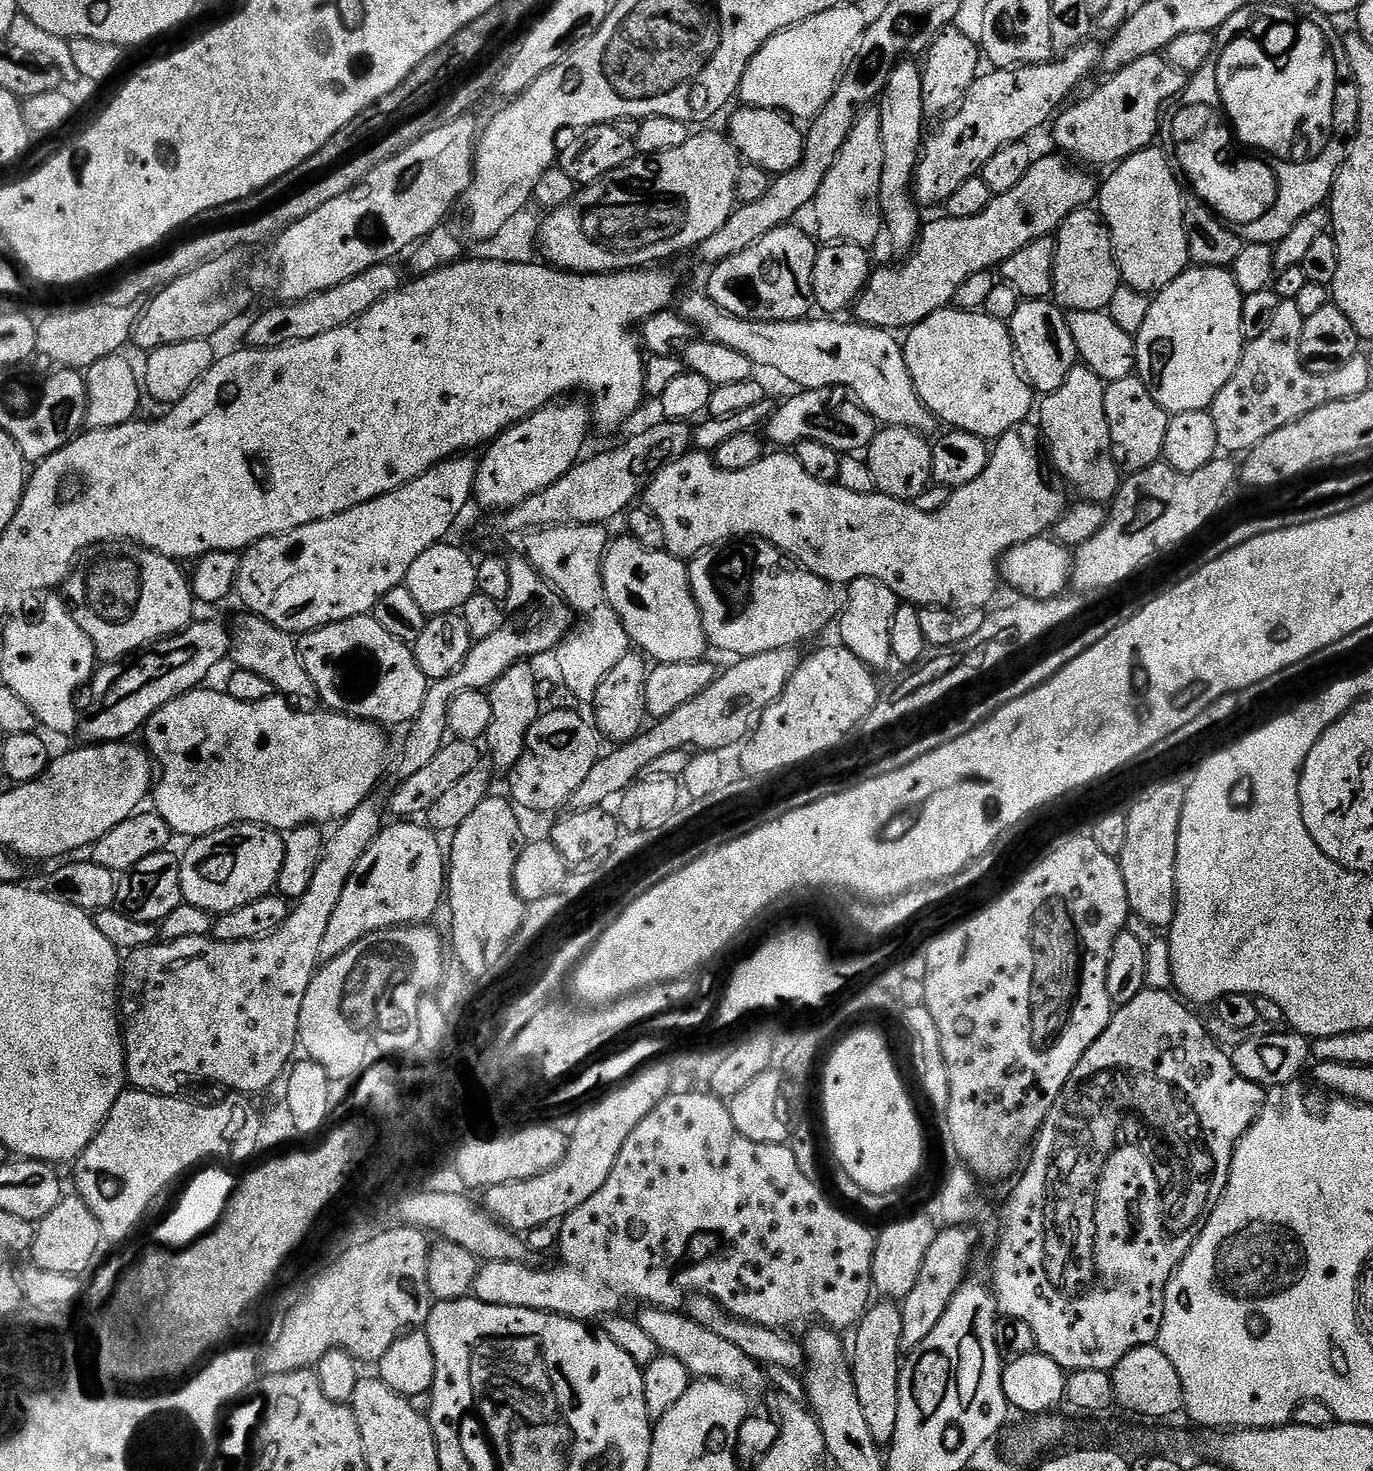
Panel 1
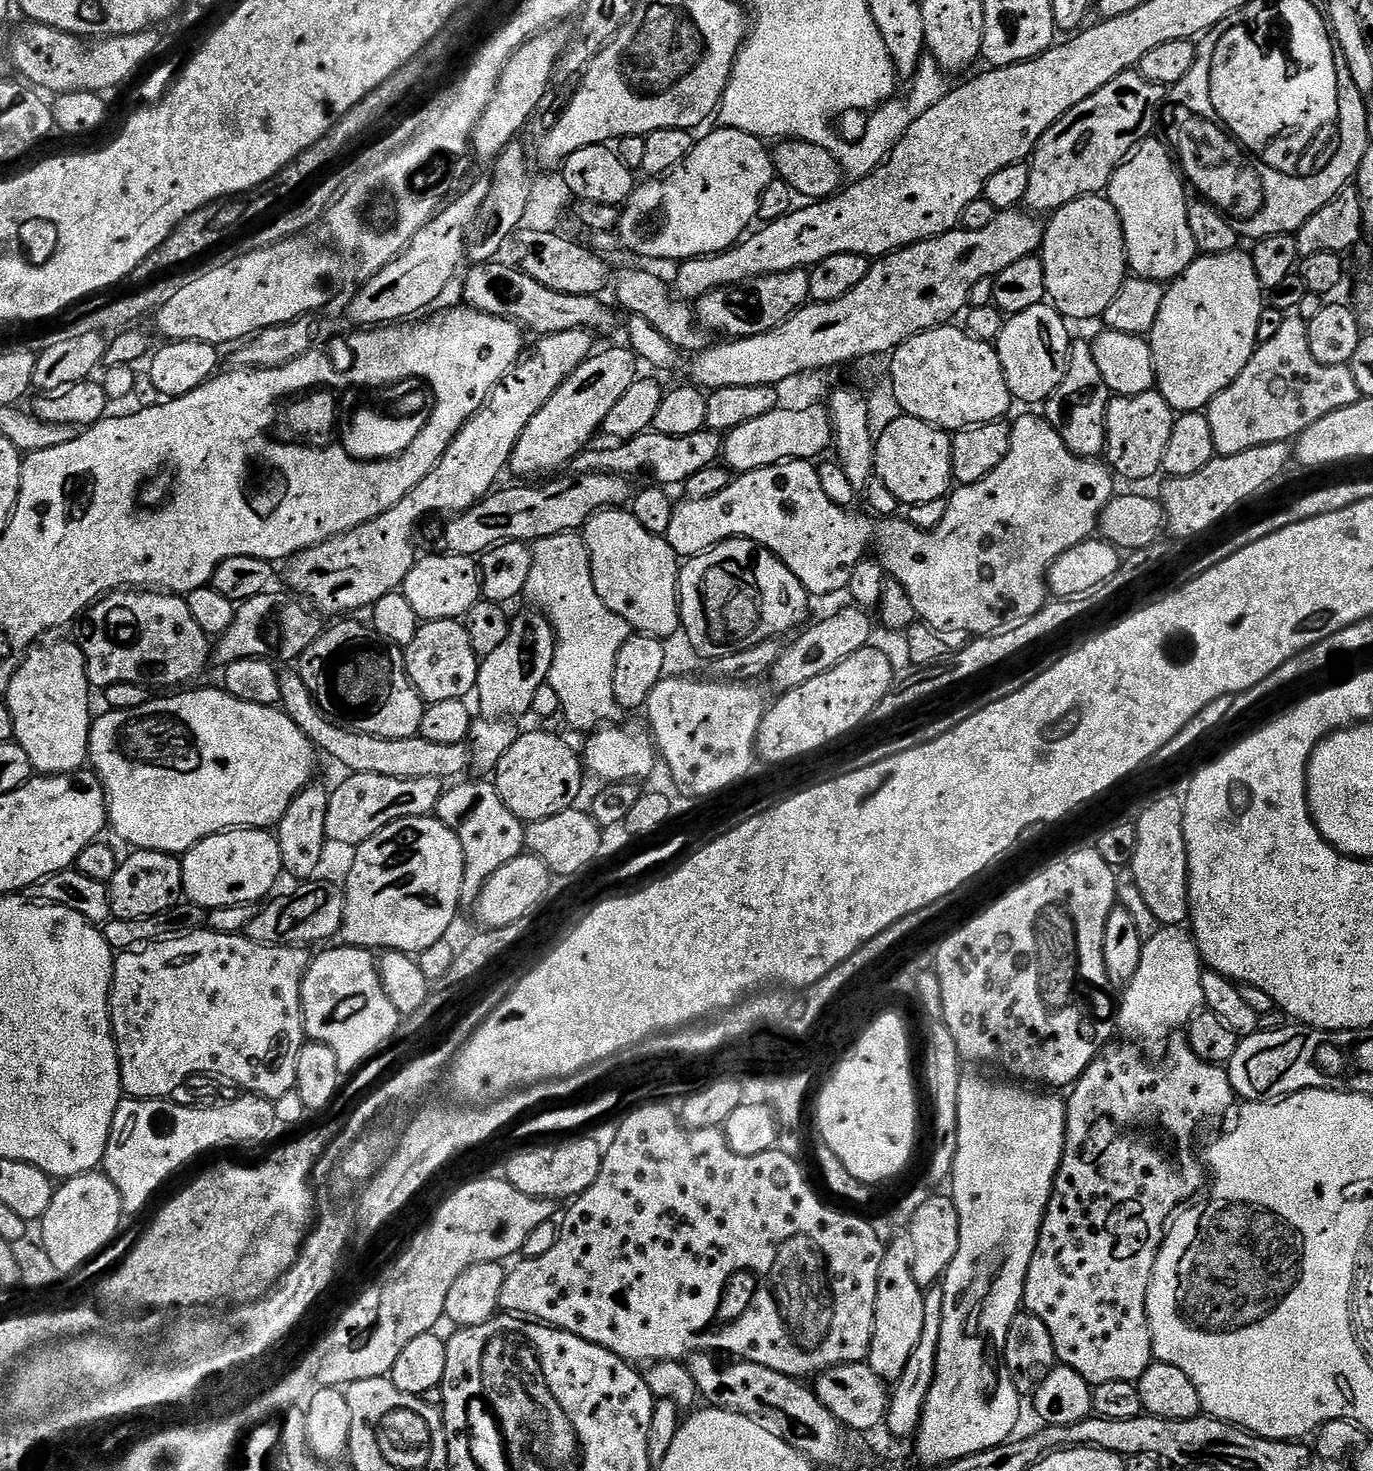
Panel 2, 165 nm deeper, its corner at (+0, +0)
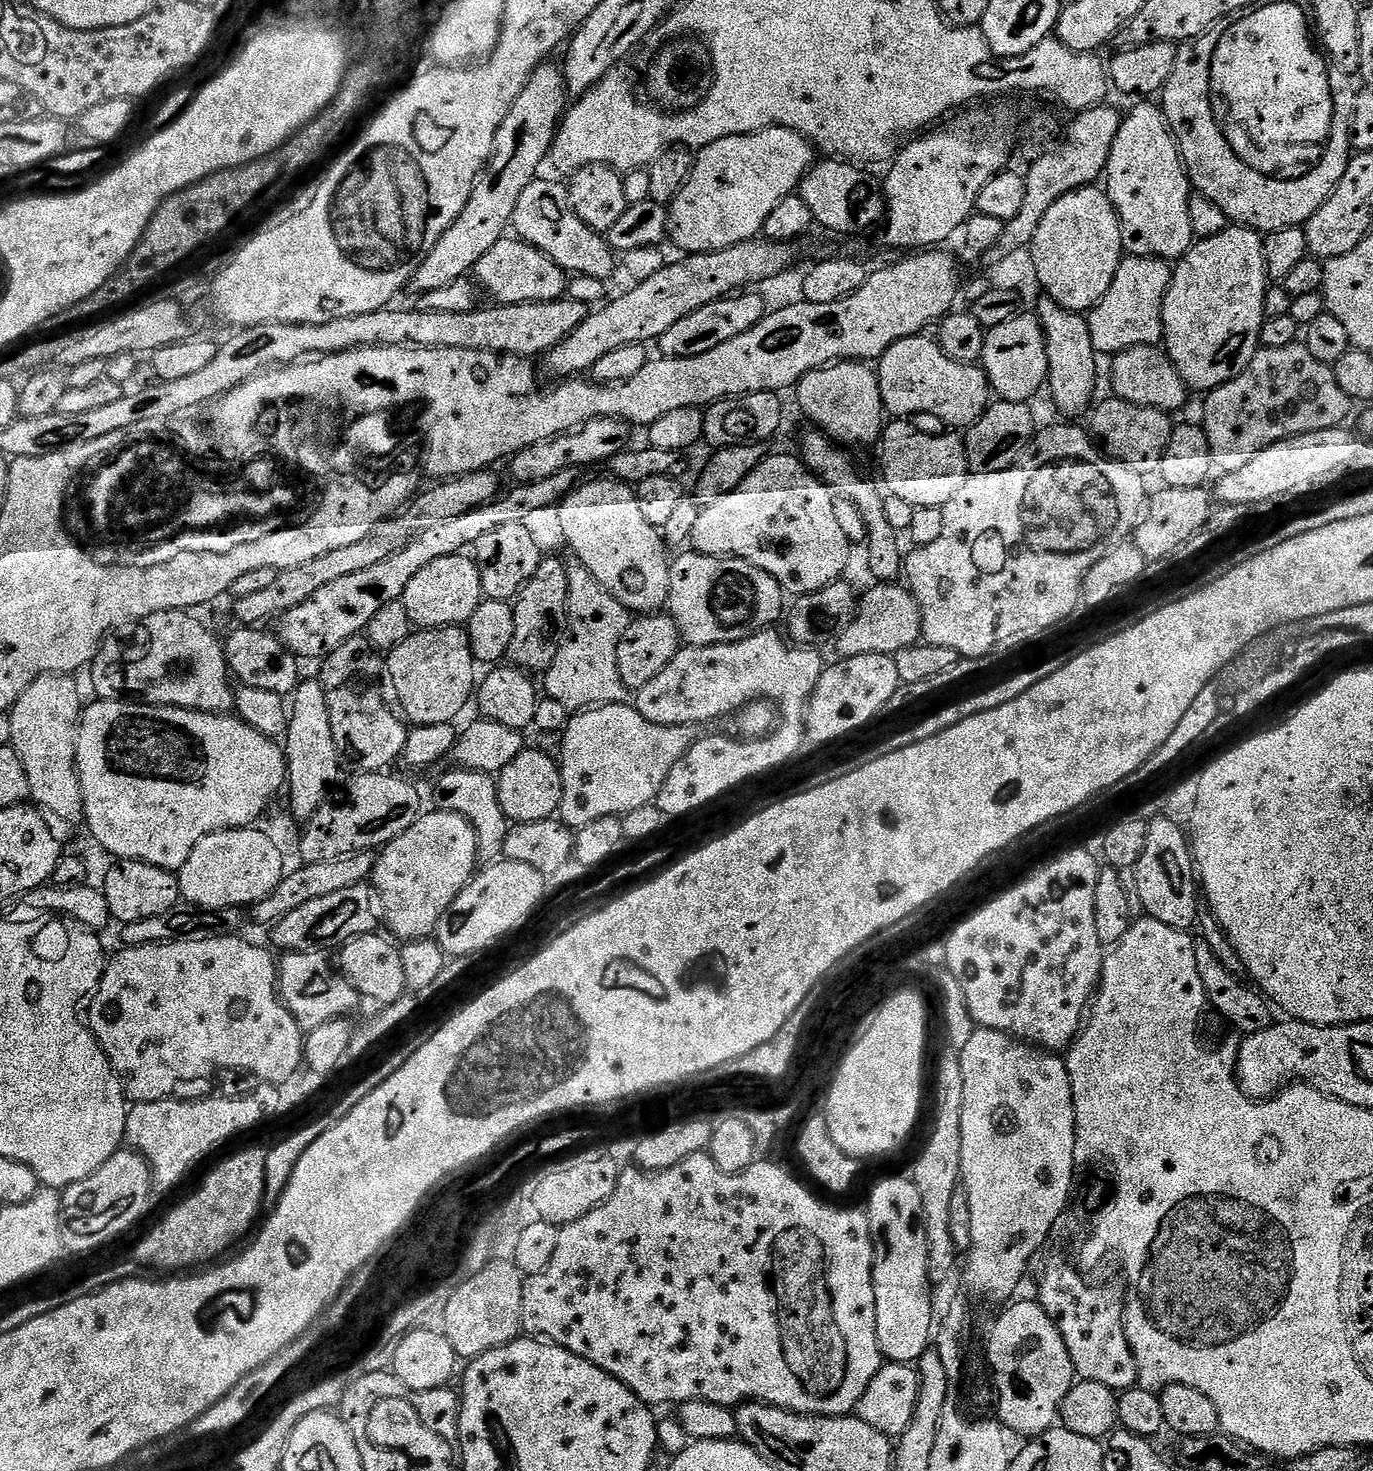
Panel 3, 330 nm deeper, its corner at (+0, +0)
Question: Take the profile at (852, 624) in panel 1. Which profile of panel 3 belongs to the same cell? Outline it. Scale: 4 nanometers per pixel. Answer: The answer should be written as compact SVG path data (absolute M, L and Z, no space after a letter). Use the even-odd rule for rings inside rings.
M837 362L834 364L827 365L822 368L816 368L813 372L807 372L804 377L801 378L799 384L795 385L794 393L796 392L796 400L800 403L800 408L813 420L815 427L819 431L823 432L825 436L829 436L832 440L836 441L841 446L852 446L848 444L872 444L875 445L879 441L880 437L883 436L886 427L886 413L884 411L884 403L882 402L882 394L880 393L880 378L875 371L872 372L867 363L864 362Z

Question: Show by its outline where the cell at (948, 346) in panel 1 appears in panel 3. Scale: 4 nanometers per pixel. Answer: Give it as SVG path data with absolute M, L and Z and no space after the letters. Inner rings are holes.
M928 334L894 342L878 361L878 375L884 411L892 418L912 418L915 412L925 412L949 424L952 427L949 429L964 430L985 412L990 403L990 385L983 367L950 359Z

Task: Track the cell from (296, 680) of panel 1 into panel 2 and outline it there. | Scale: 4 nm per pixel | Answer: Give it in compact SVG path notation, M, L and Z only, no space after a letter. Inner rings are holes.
M286 670L280 672L282 694L280 704L288 717L295 722L298 730L306 734L308 739L321 753L324 752L332 760L337 760L349 773L382 774L386 778L402 778L417 780L418 778L434 778L441 782L452 782L465 771L469 771L472 763L472 749L467 743L445 746L442 742L430 742L419 734L410 738L378 738L361 732L351 732L325 716L324 711L316 704L316 697L300 677L299 671Z

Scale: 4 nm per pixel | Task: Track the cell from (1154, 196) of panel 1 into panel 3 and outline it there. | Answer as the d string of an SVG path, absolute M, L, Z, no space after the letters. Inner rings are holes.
M1136 102L1121 119L1118 138L1110 150L1106 191L1116 207L1122 230L1122 246L1130 256L1153 256L1175 262L1194 243L1190 226L1188 172L1176 138L1168 127L1163 107L1156 102Z

